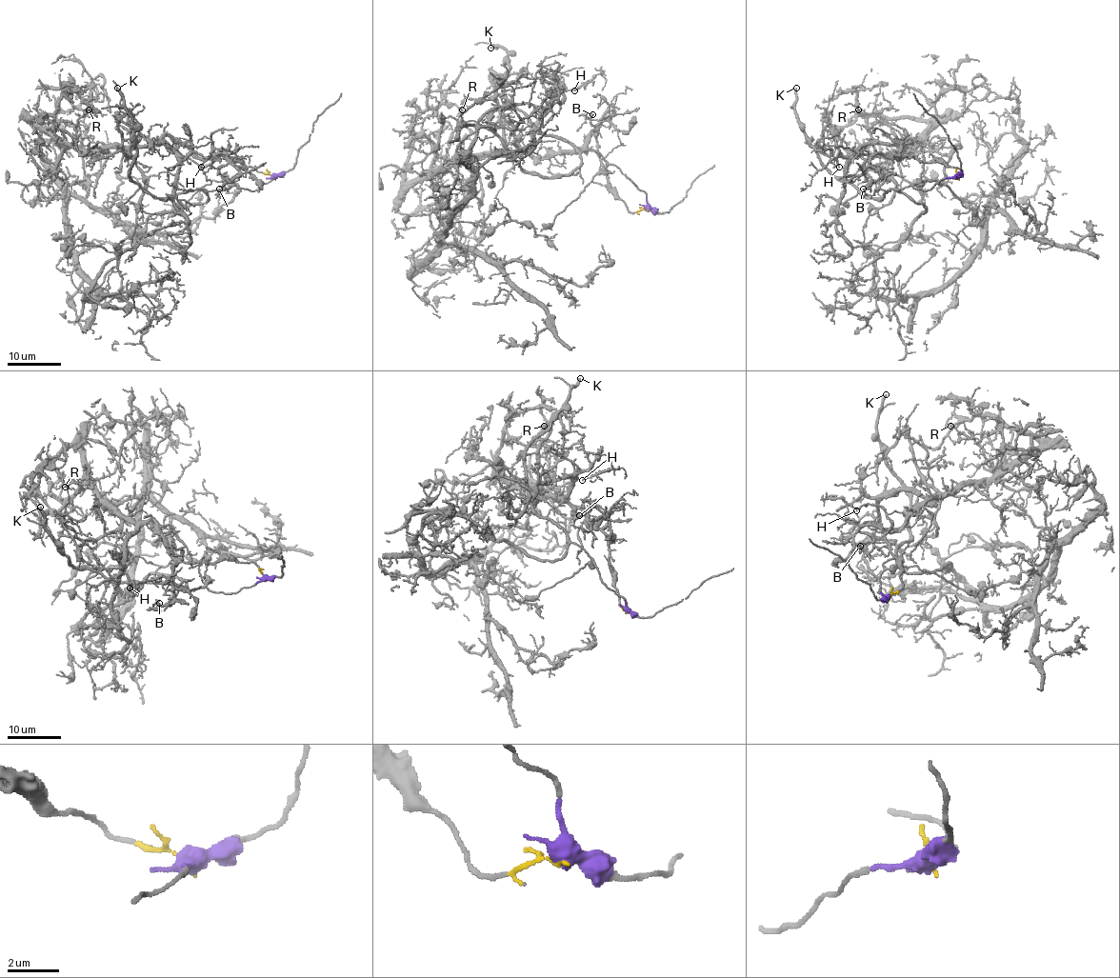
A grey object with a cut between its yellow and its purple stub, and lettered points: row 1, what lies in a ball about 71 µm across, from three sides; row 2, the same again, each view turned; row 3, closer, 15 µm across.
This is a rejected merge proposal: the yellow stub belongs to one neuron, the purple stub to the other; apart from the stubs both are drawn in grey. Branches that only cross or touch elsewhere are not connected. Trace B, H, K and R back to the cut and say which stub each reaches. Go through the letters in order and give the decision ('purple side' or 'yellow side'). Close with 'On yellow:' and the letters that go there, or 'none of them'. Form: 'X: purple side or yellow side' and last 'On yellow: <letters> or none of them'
B: yellow side
H: yellow side
K: purple side
R: yellow side
On yellow: B, H, R

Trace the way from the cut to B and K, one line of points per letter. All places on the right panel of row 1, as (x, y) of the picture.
B: (959, 176), (958, 168), (880, 153), (870, 163), (884, 176), (884, 181), (871, 195), (862, 189)
K: (958, 176), (943, 177), (930, 189), (912, 186), (865, 197), (825, 166), (795, 110), (796, 88)

